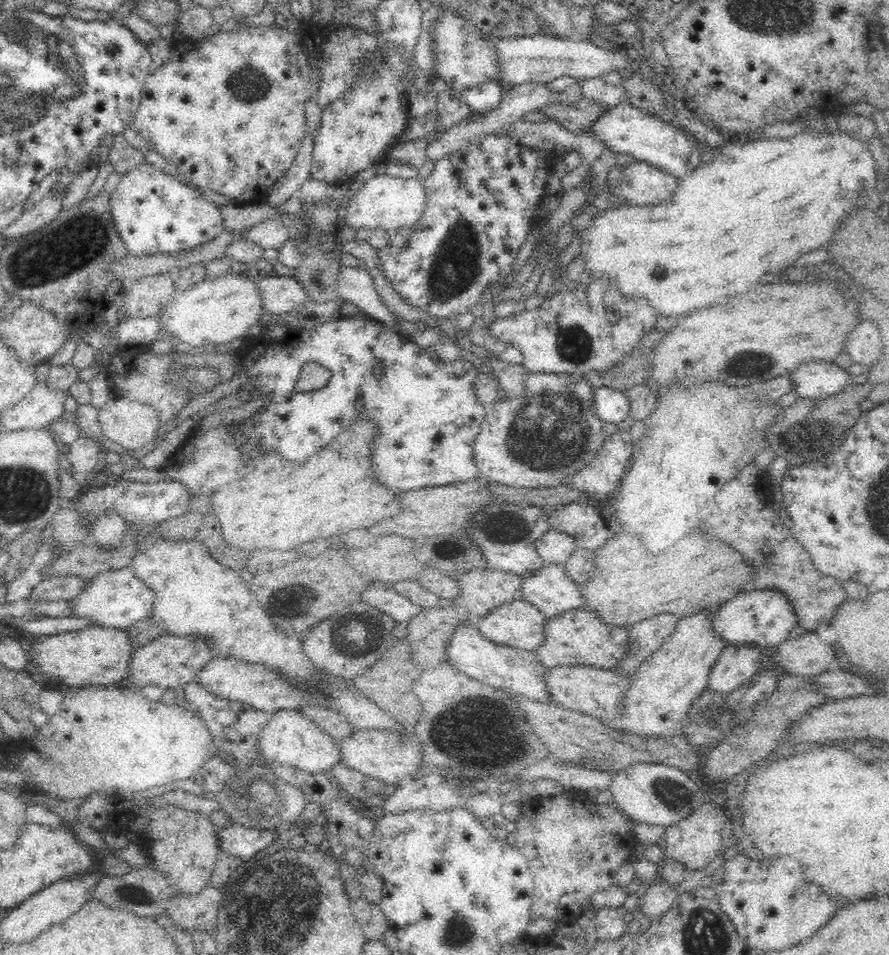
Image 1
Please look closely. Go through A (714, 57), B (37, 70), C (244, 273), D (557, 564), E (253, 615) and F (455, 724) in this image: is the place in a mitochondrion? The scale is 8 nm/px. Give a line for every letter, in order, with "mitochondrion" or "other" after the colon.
A: other
B: mitochondrion
C: other
D: other
E: other
F: mitochondrion

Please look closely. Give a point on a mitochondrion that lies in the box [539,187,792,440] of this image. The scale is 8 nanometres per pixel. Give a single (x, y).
(574, 345)

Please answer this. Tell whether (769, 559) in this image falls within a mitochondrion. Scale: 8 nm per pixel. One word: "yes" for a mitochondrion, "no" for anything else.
yes

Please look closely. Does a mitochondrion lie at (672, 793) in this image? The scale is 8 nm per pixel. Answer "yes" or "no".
yes

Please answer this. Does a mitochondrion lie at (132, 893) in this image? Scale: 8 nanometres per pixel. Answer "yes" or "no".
yes

